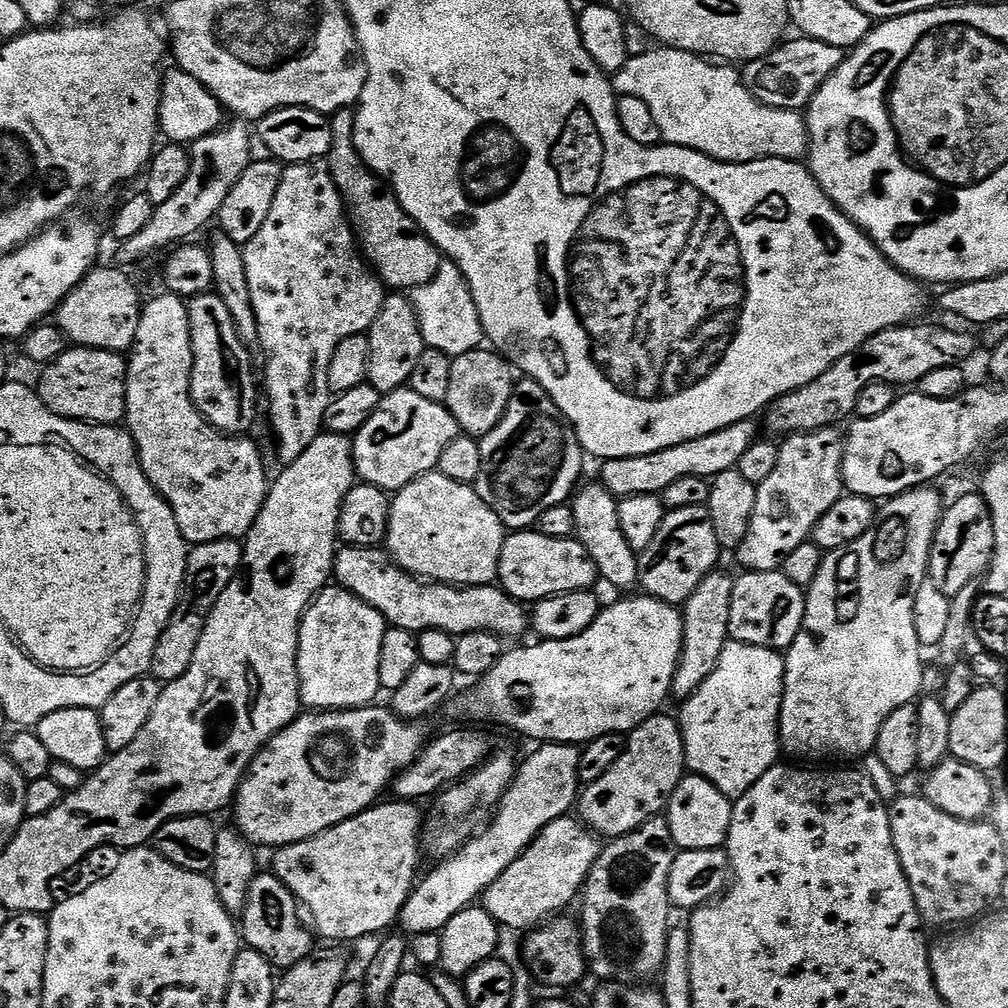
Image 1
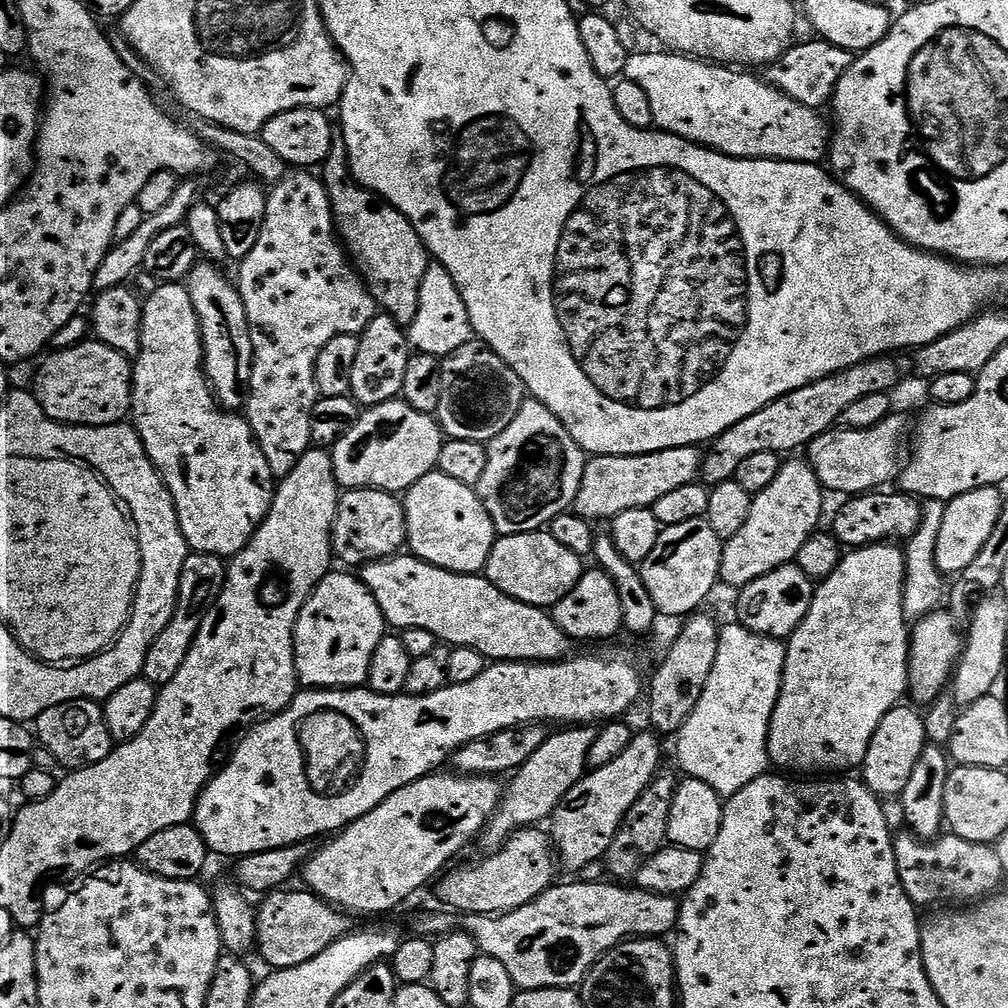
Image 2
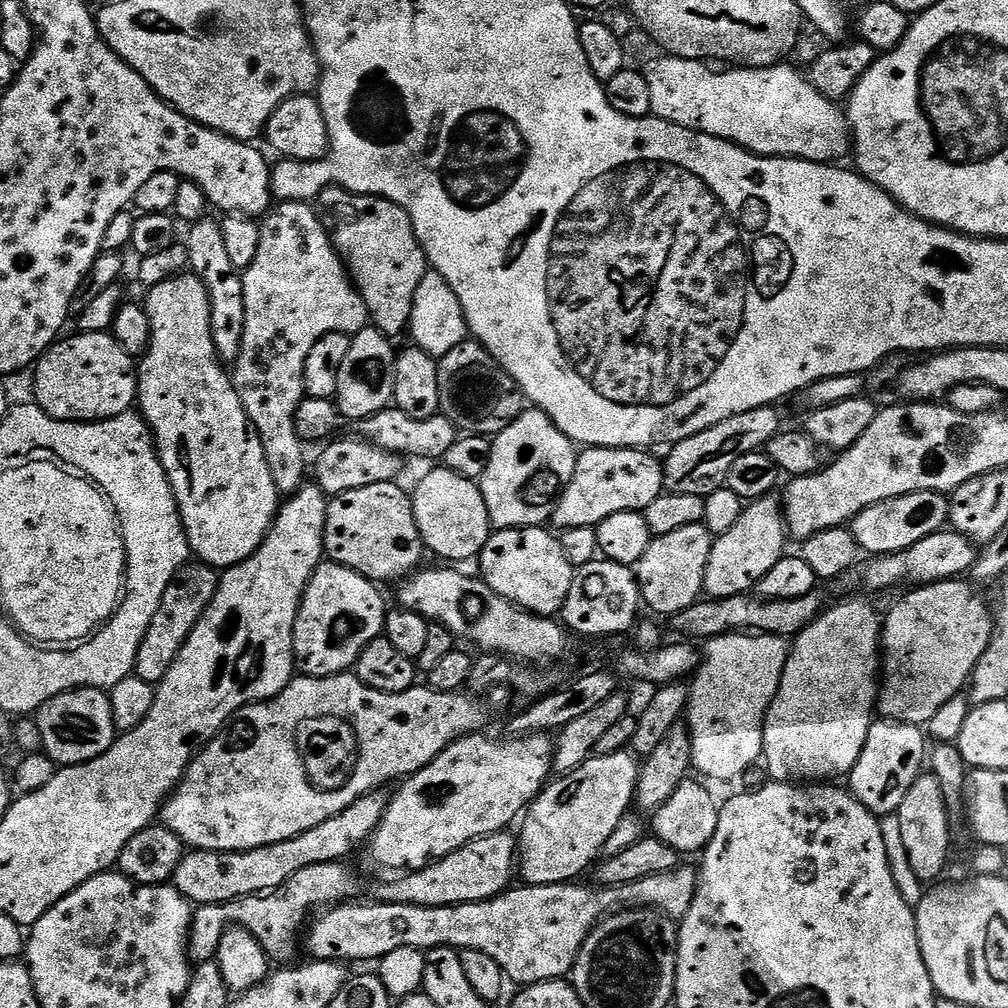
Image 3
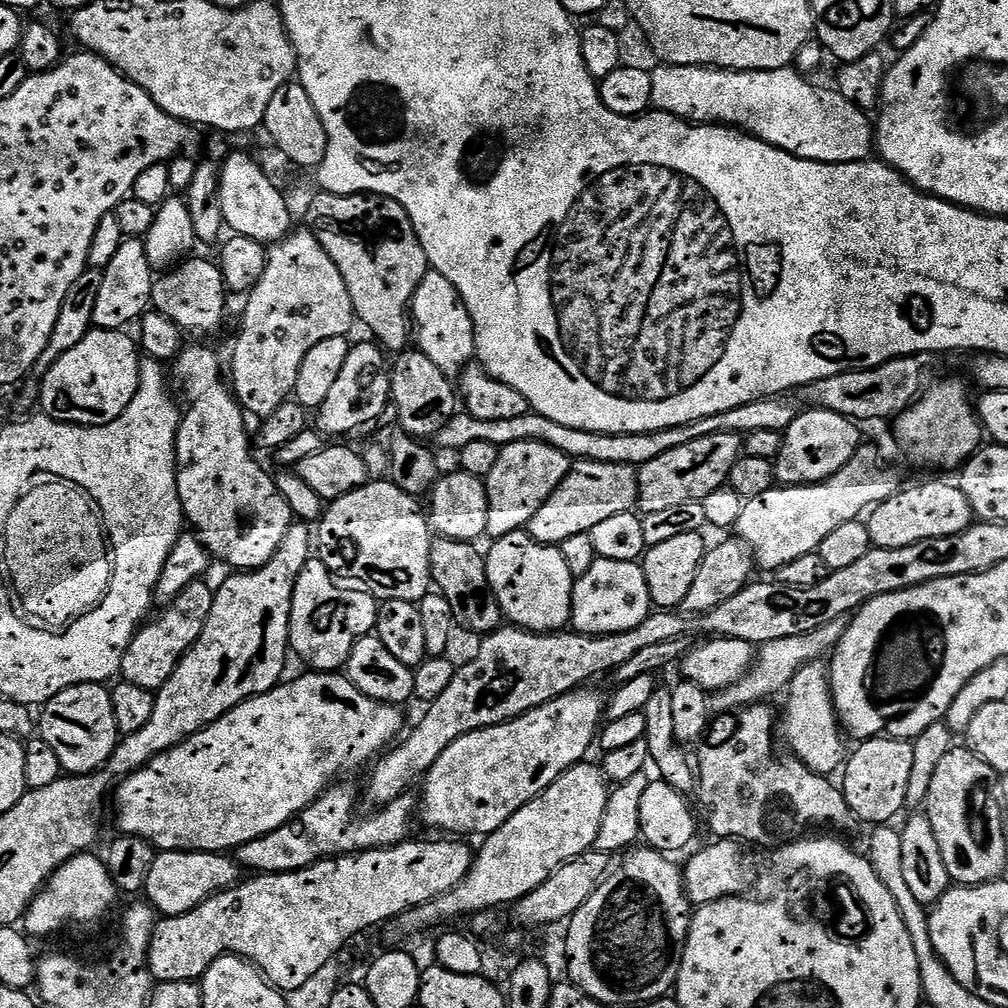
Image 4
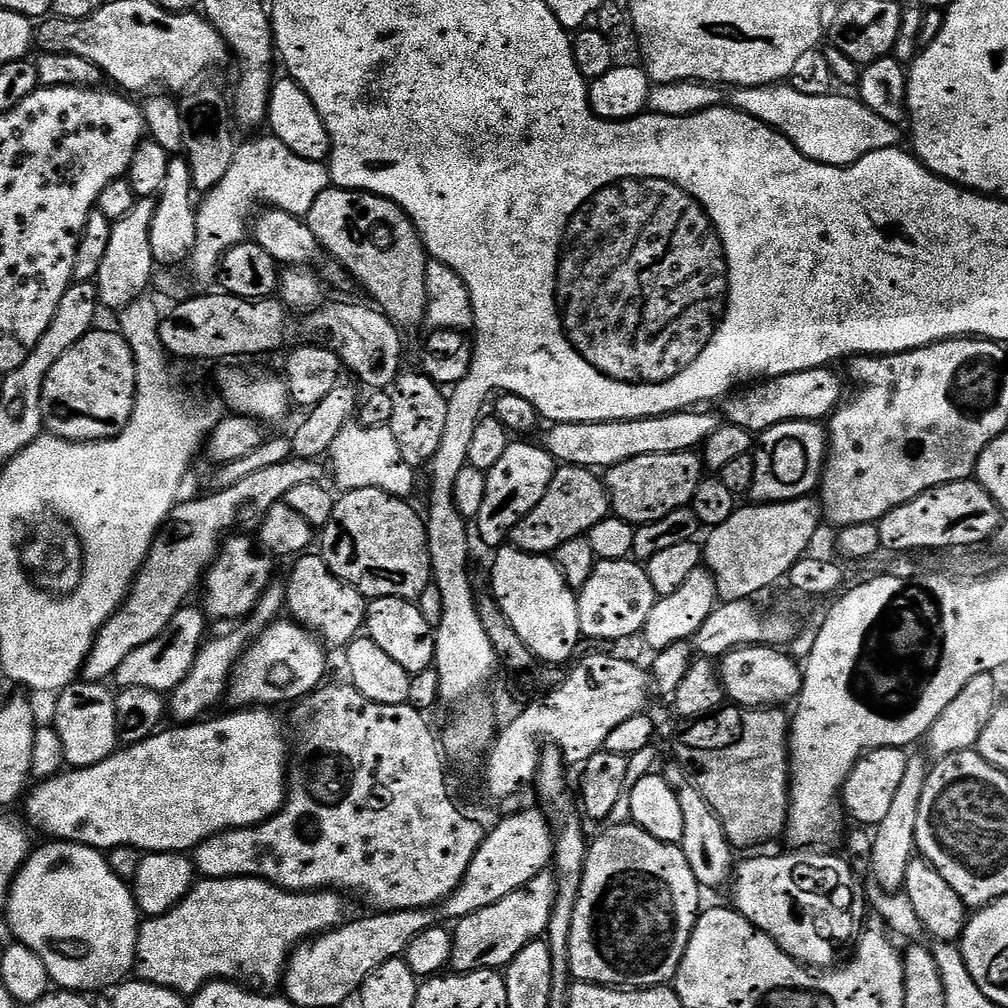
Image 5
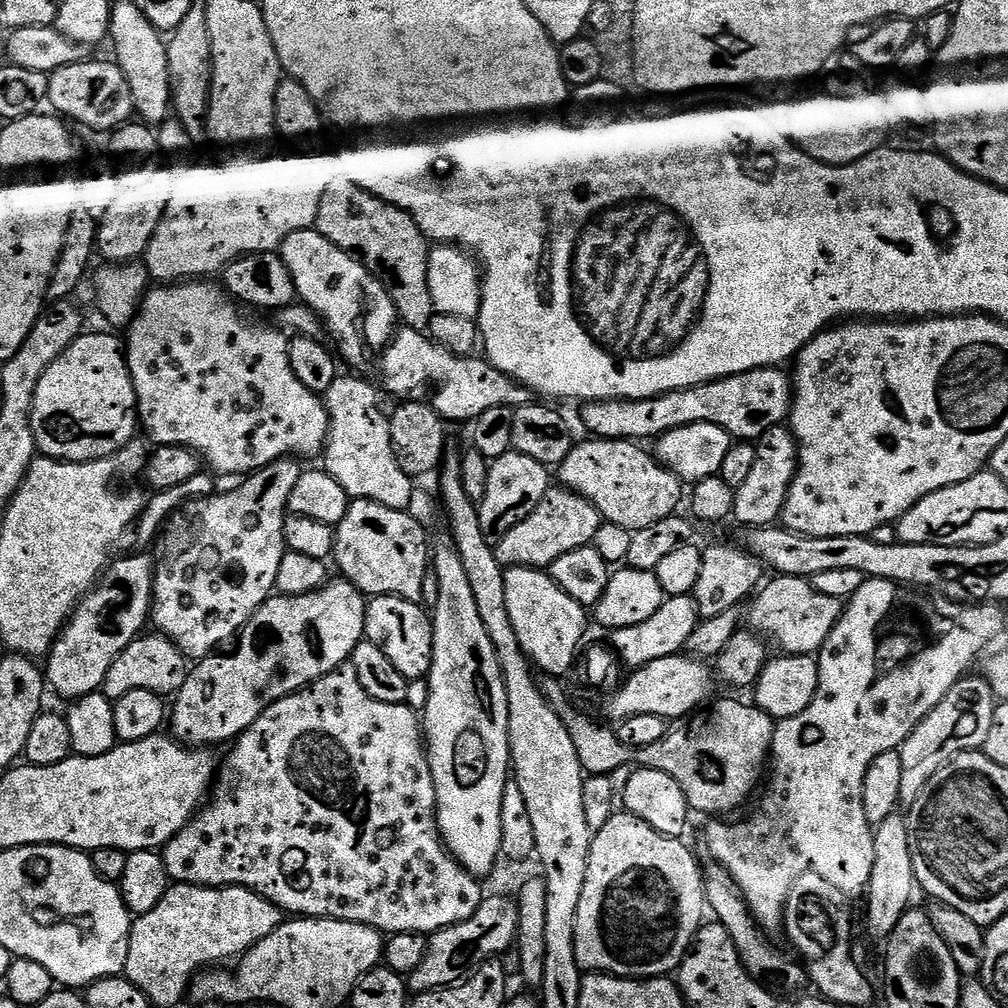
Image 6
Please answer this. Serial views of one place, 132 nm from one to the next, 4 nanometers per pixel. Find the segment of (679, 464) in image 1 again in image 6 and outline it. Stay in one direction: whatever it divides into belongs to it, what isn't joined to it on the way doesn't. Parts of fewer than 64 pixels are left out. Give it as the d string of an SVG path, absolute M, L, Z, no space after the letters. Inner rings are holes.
M563 486L549 487L547 494L538 502L534 514L522 518L514 530L507 532L500 541L495 544L496 561L509 568L538 568L547 569L562 554L570 554L579 548L591 545L594 534L598 534L602 517L600 512L586 502L576 492L569 492Z

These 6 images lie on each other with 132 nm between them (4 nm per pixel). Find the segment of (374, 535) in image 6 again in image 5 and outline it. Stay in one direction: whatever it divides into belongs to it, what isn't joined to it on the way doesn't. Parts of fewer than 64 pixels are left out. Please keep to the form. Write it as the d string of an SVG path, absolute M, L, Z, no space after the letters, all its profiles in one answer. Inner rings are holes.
M378 489L345 491L336 500L330 522L319 533L318 552L324 557L328 569L345 584L357 588L365 598L393 596L416 602L422 590L433 583L428 531L424 528L425 517L421 513L419 516L408 504L407 499L391 496Z

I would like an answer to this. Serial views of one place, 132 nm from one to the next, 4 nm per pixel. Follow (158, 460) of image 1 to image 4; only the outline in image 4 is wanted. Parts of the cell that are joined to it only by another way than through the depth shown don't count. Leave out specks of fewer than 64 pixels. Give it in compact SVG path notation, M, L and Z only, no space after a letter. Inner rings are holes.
M188 258L176 265L175 268L165 271L164 276L155 281L152 285L151 307L155 311L161 312L166 318L170 318L185 333L188 332L216 332L220 328L220 323L224 320L224 276L220 273L219 263L208 260L196 260ZM196 344L185 347L180 355L176 357L170 368L170 376L178 387L184 391L183 403L186 407L183 409L180 418L180 428L176 431L176 481L178 482L178 494L180 495L180 504L184 507L184 519L189 525L194 527L195 535L199 536L205 548L213 557L216 556L220 560L225 560L232 567L232 570L255 570L266 566L266 562L270 562L270 558L274 558L274 554L282 546L282 538L286 538L286 530L290 530L290 526L294 523L294 517L290 506L286 506L286 498L282 498L282 494L278 494L278 486L275 479L271 475L264 476L264 468L260 464L256 464L256 460L252 457L252 444L248 441L248 428L244 425L246 413L237 402L235 395L230 391L229 385L220 377L220 360L216 357L216 352L212 348L203 348L202 345Z

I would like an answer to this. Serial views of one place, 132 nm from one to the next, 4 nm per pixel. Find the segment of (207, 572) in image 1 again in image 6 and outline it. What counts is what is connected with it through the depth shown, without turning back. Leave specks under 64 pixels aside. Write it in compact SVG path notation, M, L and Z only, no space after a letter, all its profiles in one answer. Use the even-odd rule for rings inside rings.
M141 634L137 636L118 658L114 658L114 666L106 673L103 694L107 700L115 701L122 694L130 694L130 690L150 690L154 694L168 698L180 691L190 671L189 661L184 651L169 636L159 634Z

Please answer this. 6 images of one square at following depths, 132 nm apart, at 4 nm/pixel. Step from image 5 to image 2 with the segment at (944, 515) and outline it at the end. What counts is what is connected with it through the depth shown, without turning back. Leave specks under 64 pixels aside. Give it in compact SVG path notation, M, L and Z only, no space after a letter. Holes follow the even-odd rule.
M873 490L845 499L848 501L841 506L836 521L830 527L831 534L841 545L853 549L864 548L868 544L904 542L918 530L921 520L921 501L899 491L896 491L897 493L888 491L892 490Z

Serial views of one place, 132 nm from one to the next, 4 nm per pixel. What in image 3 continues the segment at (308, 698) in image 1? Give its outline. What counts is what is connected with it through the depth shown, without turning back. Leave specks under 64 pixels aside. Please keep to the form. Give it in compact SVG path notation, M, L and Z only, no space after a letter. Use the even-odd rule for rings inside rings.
M322 562L314 570L304 591L300 609L294 622L292 654L294 664L306 676L339 676L355 669L362 650L370 642L381 639L386 607L373 581L341 564Z

